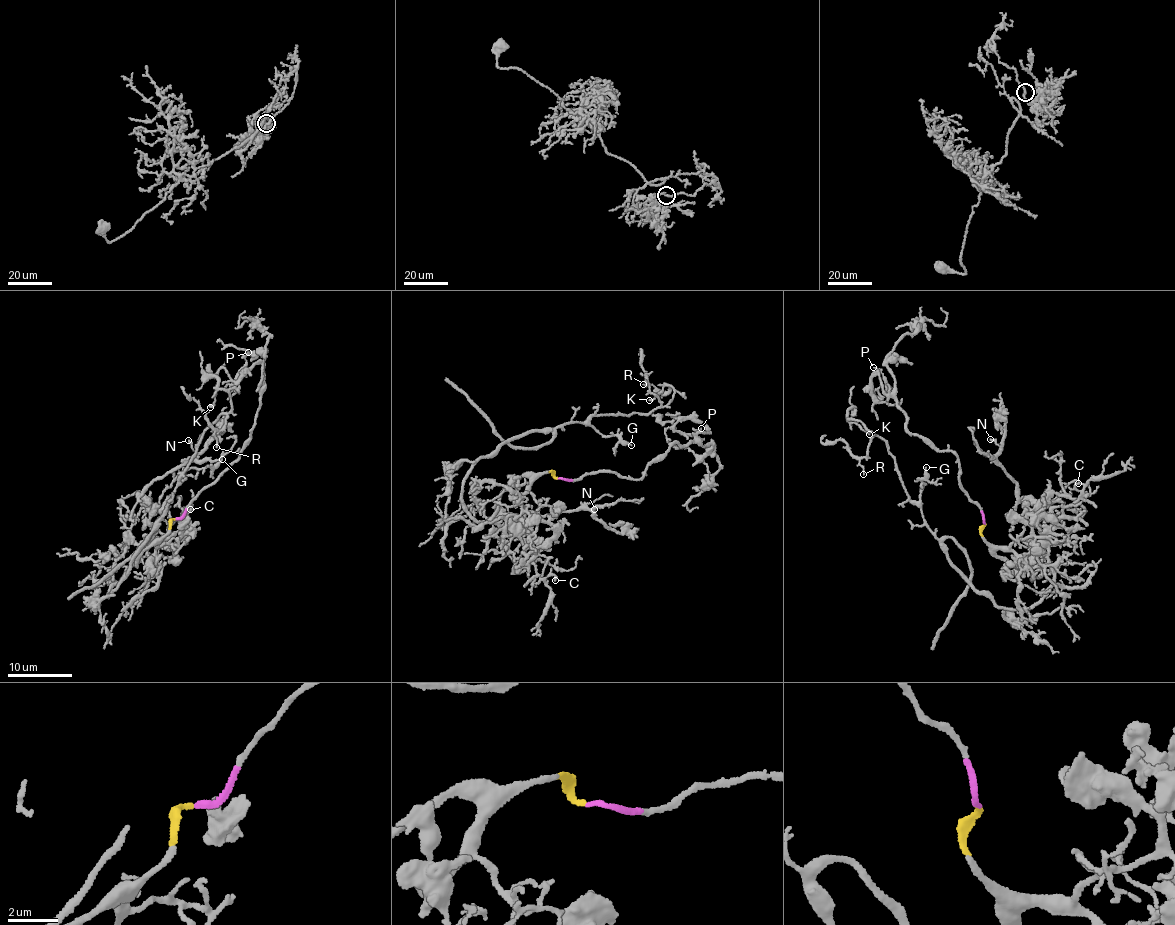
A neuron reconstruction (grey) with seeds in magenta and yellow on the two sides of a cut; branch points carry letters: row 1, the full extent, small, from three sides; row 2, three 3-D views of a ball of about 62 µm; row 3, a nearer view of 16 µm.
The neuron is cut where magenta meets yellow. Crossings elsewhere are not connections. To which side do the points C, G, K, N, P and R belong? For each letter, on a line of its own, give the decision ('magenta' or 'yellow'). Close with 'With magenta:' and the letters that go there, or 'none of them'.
C: yellow
G: yellow
K: yellow
N: yellow
P: magenta
R: yellow
With magenta: P

